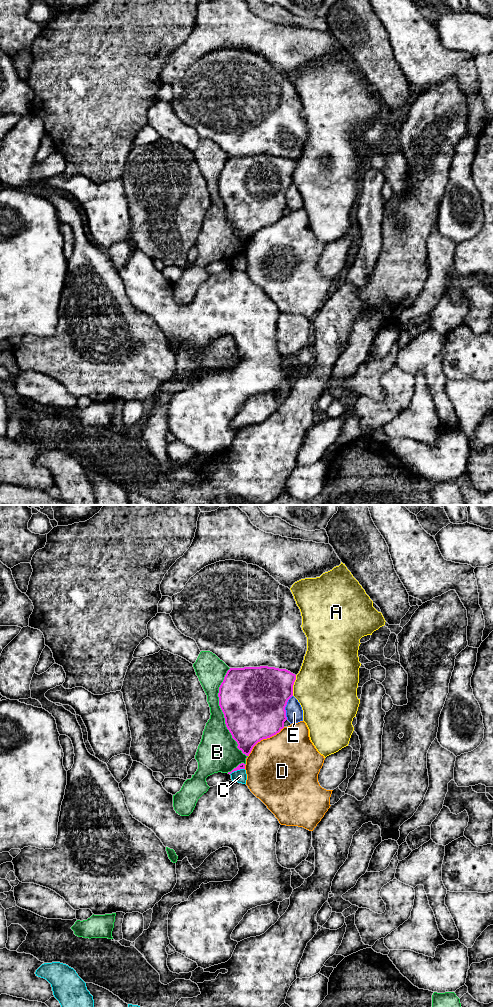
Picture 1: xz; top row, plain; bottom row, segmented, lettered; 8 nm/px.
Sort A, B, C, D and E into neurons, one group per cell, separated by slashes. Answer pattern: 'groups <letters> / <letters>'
groups A / B C / D / E

